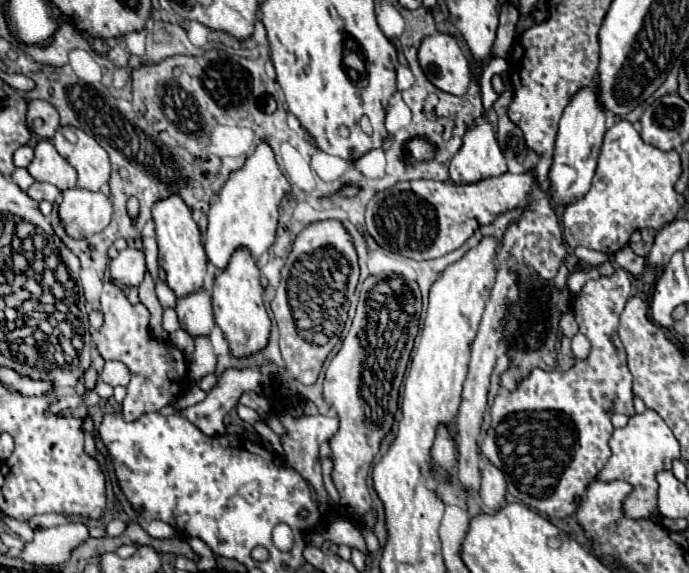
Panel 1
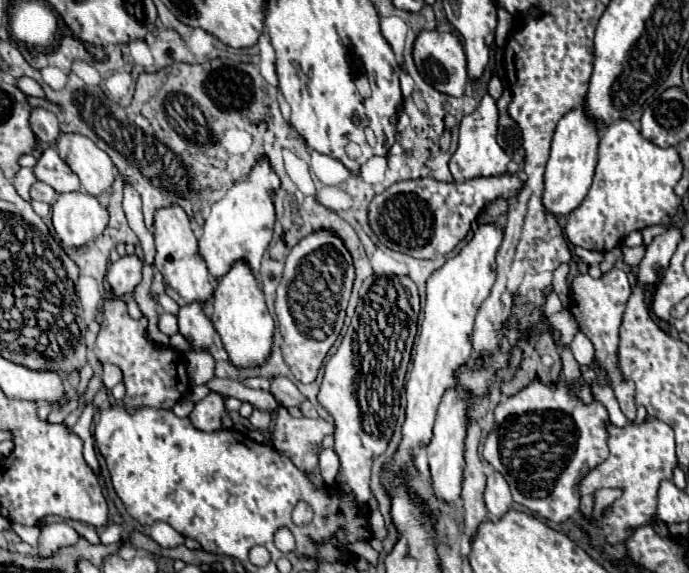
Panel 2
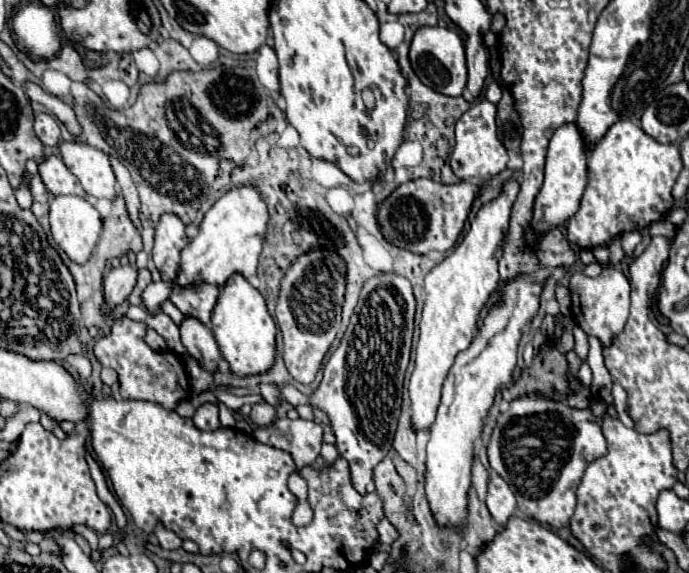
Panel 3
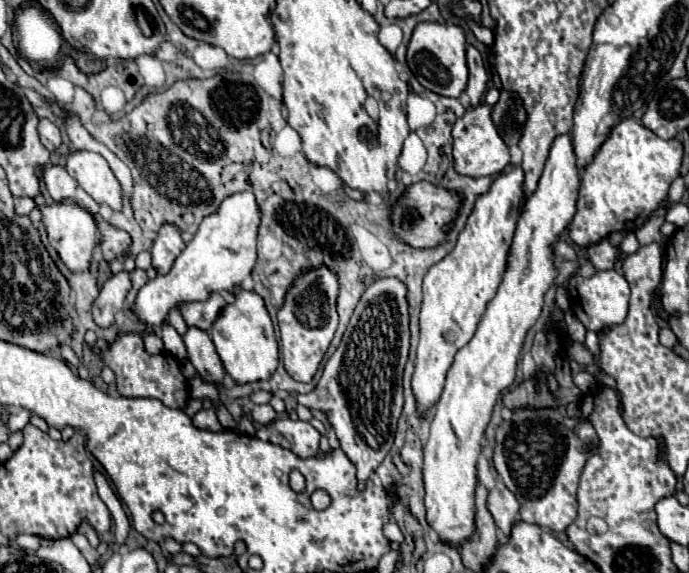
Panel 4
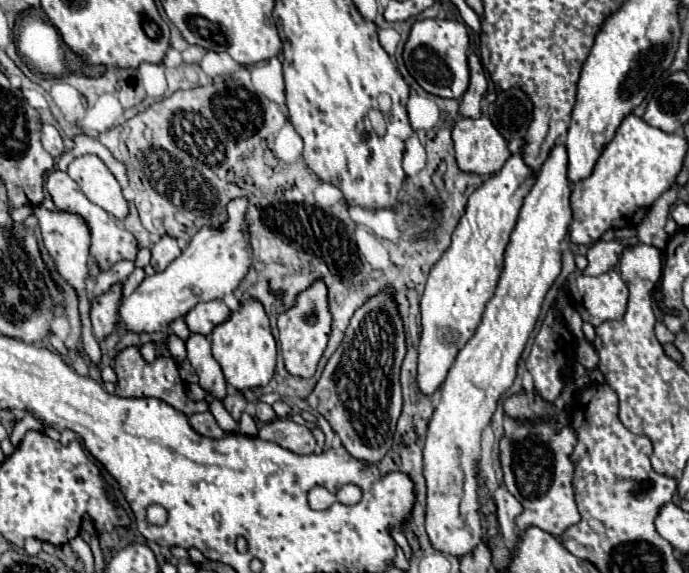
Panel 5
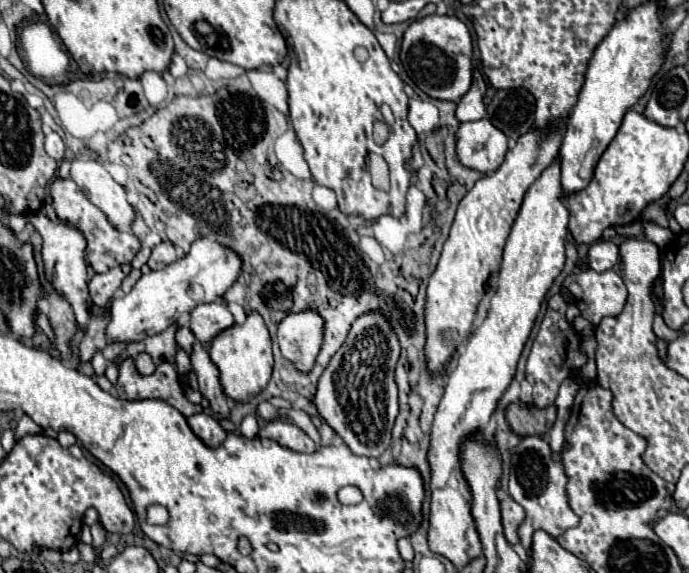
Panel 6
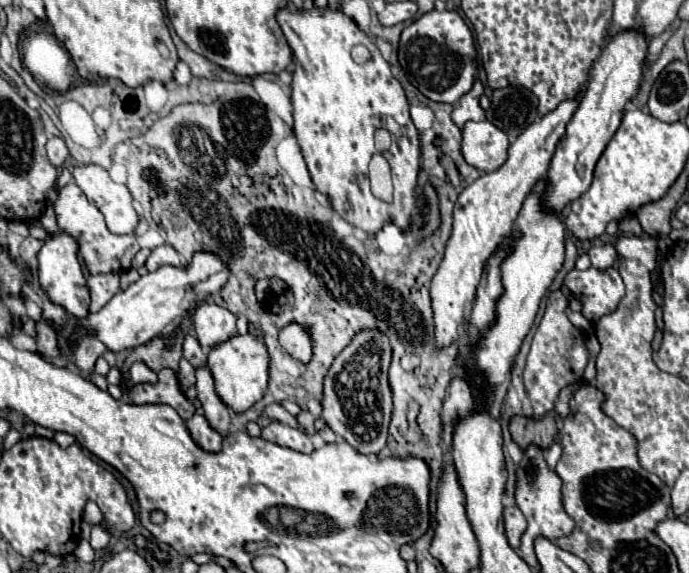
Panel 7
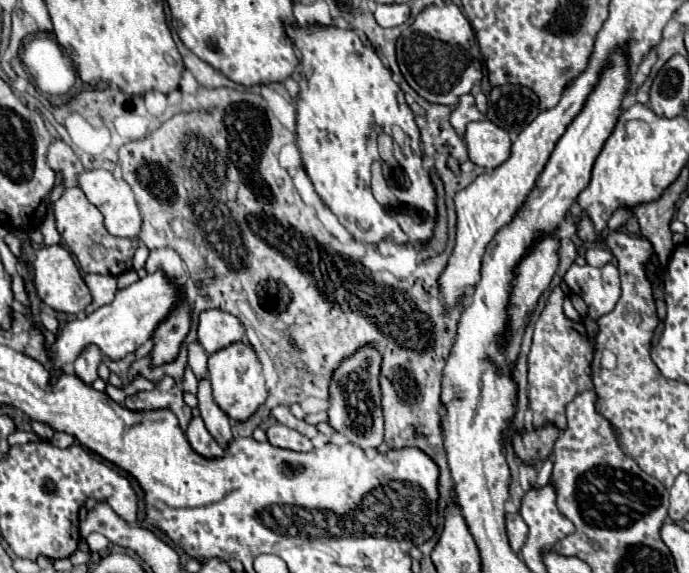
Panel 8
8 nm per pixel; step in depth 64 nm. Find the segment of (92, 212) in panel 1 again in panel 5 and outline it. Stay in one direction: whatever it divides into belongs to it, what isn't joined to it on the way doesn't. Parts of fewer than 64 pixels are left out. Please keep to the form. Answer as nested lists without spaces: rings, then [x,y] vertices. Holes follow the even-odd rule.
[[[36,206],[32,210],[32,214],[38,218],[40,230],[42,230],[42,238],[44,238],[44,246],[48,250],[48,254],[52,256],[58,274],[66,280],[66,284],[70,284],[76,290],[78,296],[78,312],[80,312],[80,324],[82,324],[82,340],[84,340],[84,350],[88,354],[88,358],[98,364],[102,360],[102,352],[98,342],[92,336],[92,326],[90,326],[90,296],[86,290],[86,278],[88,278],[88,248],[90,248],[90,230],[86,226],[86,222],[80,216],[68,214],[68,212],[60,212],[60,210],[46,210],[44,206]]]

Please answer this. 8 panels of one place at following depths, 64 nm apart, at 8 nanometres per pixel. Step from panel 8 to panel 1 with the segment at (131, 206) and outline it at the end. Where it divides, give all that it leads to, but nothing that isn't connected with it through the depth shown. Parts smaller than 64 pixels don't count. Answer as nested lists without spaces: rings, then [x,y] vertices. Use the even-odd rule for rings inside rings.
[[[62,126],[56,130],[52,142],[58,154],[64,156],[68,164],[72,164],[72,168],[78,172],[78,188],[98,192],[106,186],[112,166],[108,152],[92,136],[78,128]]]

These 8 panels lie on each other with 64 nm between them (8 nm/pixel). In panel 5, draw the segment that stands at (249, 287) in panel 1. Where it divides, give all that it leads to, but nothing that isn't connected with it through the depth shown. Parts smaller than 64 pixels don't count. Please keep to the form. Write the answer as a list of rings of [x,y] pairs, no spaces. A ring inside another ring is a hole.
[[[248,300],[240,306],[240,312],[232,314],[224,324],[216,326],[210,336],[212,356],[222,366],[226,384],[238,392],[266,386],[276,366],[276,344],[270,330],[270,320],[258,300]]]

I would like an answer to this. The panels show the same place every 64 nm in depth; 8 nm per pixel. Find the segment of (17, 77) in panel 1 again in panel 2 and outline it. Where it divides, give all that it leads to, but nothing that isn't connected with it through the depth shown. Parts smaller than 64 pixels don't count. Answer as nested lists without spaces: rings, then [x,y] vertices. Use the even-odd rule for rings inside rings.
[[[24,76],[24,78],[20,78],[16,84],[18,84],[18,88],[20,88],[20,90],[22,90],[26,96],[46,98],[46,96],[44,96],[44,90],[40,88],[40,84],[38,84],[36,80],[32,80],[32,78],[26,78],[26,76]]]

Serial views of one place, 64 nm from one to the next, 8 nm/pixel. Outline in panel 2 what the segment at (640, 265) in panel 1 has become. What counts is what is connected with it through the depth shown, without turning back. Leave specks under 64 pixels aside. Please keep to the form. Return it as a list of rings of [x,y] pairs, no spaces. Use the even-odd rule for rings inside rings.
[[[640,244],[640,246],[636,246],[636,248],[622,248],[622,254],[624,254],[624,262],[626,264],[630,264],[630,266],[636,266],[640,260],[642,260],[642,256],[644,256],[644,244]]]

